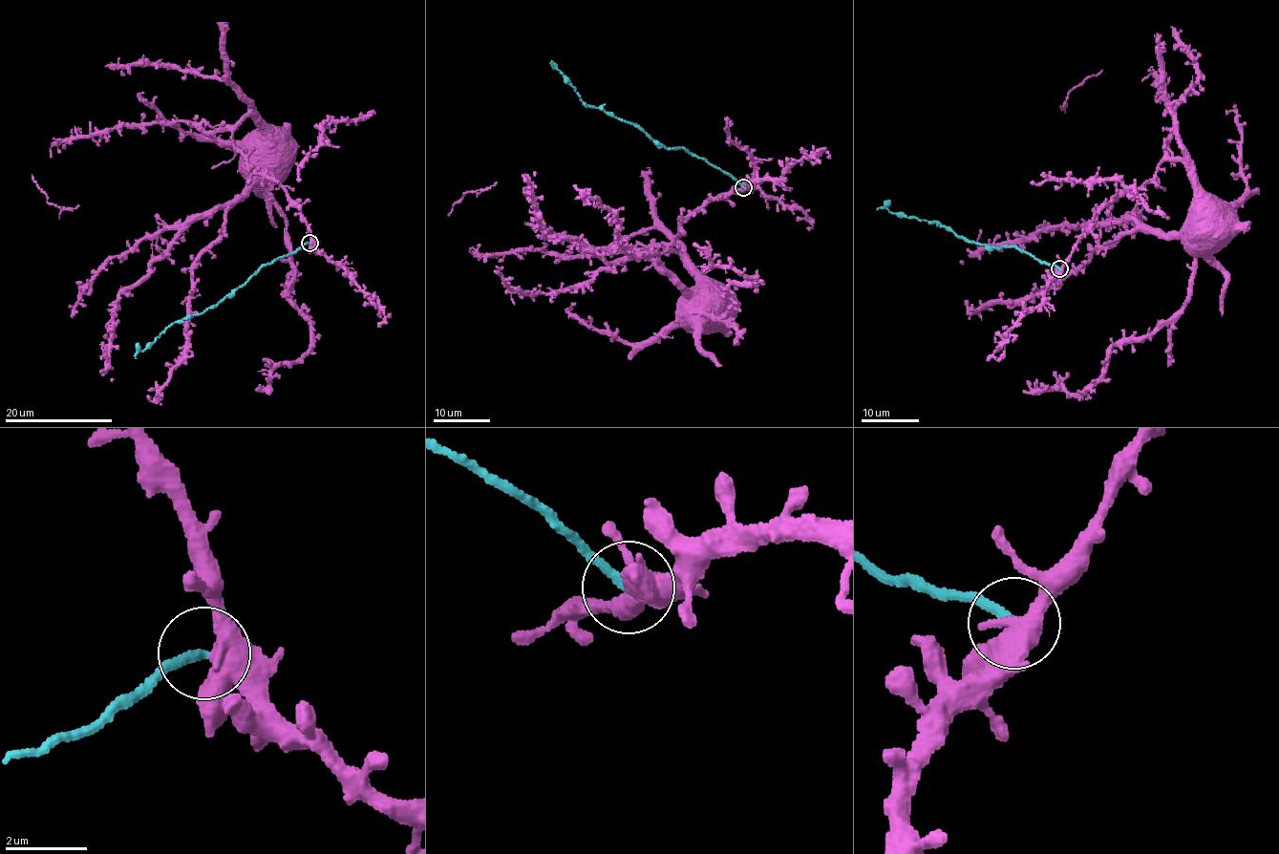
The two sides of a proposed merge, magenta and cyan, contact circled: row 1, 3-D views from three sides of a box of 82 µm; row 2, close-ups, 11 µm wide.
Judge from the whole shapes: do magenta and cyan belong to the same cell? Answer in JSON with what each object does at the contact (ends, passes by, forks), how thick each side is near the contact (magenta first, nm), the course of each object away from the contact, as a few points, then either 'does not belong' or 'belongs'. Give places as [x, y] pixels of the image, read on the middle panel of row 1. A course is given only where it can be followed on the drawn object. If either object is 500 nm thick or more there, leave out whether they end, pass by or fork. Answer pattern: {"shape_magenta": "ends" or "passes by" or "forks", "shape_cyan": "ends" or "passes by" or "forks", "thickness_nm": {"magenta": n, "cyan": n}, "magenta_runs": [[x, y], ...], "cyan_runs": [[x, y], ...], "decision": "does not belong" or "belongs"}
{"shape_magenta": "forks", "shape_cyan": "ends", "thickness_nm": {"magenta": 420, "cyan": 220}, "magenta_runs": [[745, 187], [710, 201], [682, 224], [673, 243], [663, 244], [687, 262], [697, 281], [694, 292], [707, 300]], "cyan_runs": [[743, 187], [691, 153], [681, 148], [665, 147], [602, 108], [586, 105], [553, 61]], "decision": "does not belong"}

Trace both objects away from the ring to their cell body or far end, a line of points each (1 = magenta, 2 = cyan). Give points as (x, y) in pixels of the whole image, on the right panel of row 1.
1: (1059, 268), (1101, 209), (1151, 182), (1161, 162), (1180, 160), (1187, 169), (1198, 193), (1195, 215), (1198, 229)
2: (1059, 267), (1014, 245), (990, 246), (958, 236), (937, 221), (899, 216), (884, 208), (877, 210)

